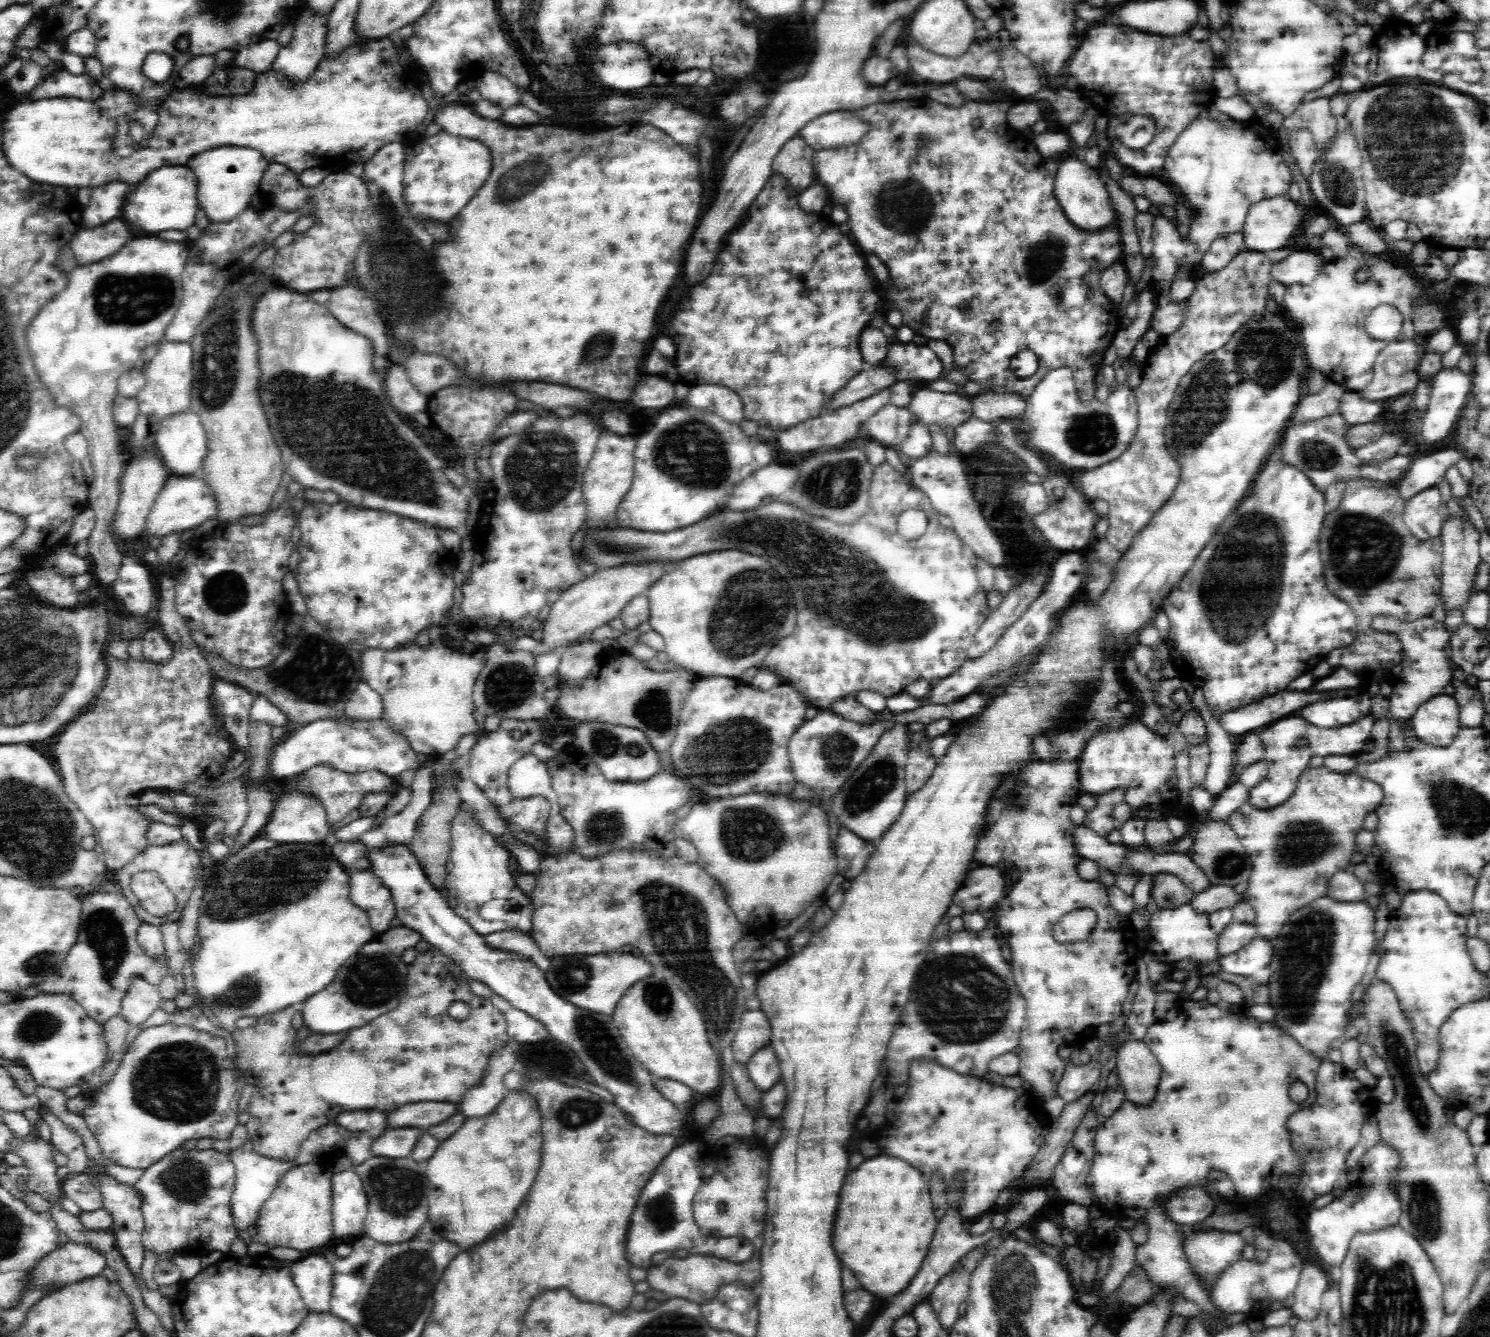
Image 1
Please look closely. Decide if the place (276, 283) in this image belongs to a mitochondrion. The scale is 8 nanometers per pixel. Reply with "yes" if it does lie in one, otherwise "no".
no

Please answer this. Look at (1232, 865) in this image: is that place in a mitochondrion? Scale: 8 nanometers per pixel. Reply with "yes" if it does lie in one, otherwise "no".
yes

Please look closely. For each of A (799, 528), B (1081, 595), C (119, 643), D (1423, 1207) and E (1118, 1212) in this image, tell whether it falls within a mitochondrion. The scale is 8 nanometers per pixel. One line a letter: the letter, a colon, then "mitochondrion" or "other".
A: mitochondrion
B: other
C: other
D: mitochondrion
E: other

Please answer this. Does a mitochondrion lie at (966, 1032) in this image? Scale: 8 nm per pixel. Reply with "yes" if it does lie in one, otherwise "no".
yes

